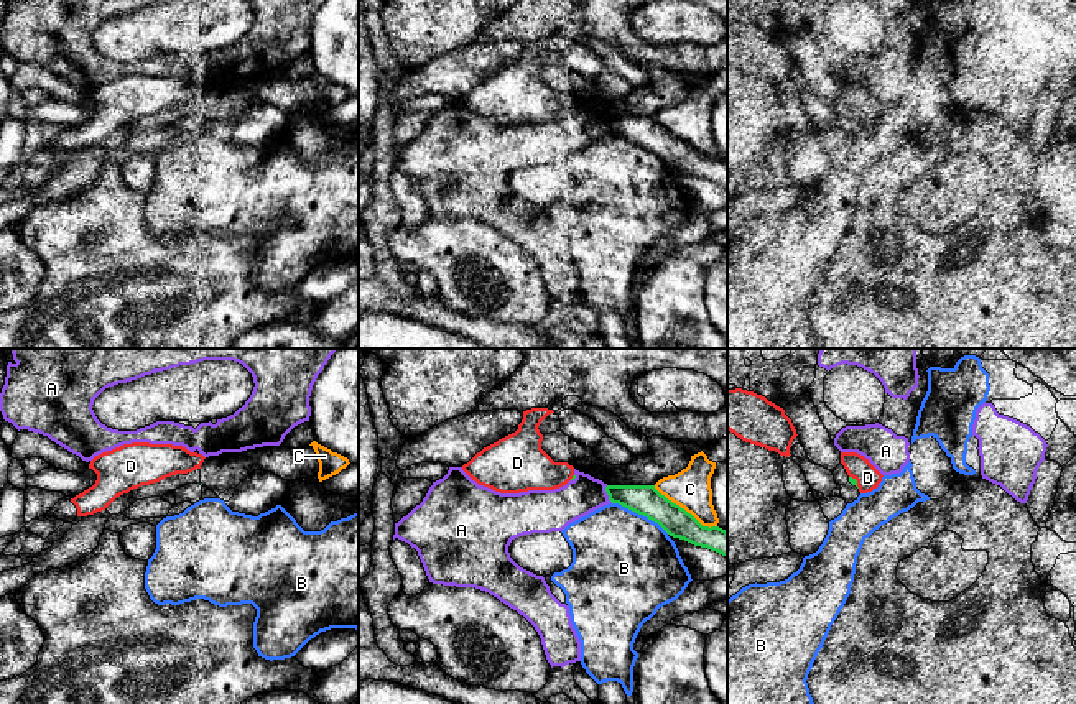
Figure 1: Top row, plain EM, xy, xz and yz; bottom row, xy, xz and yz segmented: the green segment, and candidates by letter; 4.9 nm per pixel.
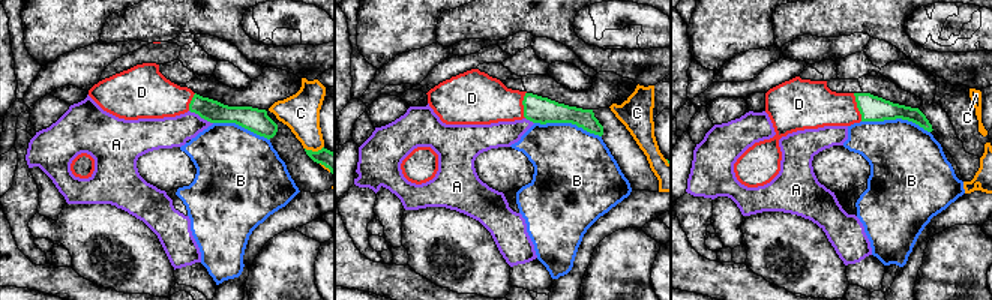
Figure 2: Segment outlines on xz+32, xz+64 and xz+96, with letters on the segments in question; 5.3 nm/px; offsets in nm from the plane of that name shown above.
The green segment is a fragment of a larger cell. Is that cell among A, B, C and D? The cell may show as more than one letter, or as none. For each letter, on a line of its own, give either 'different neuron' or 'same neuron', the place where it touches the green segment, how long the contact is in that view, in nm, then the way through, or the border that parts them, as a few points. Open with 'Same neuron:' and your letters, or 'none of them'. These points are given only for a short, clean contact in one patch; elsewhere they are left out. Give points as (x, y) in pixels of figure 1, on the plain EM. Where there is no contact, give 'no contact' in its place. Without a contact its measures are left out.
Same neuron: D
A: different neuron; contact xz (607, 125); length 90 nm
B: different neuron; contact xz (640, 145); length 320 nm
C: different neuron; contact xz (683, 140); length 380 nm
D: same neuron; contact yz (856, 112); length 80 nm

